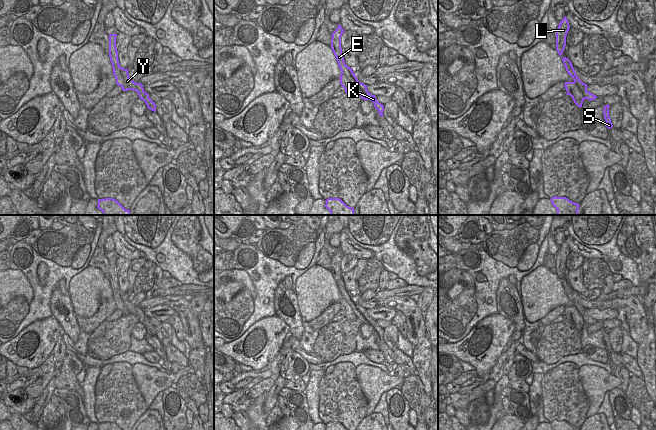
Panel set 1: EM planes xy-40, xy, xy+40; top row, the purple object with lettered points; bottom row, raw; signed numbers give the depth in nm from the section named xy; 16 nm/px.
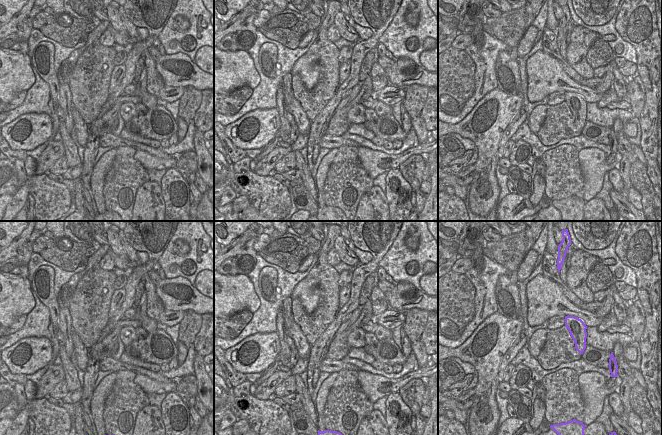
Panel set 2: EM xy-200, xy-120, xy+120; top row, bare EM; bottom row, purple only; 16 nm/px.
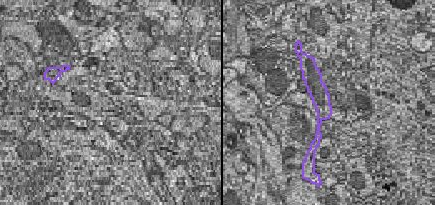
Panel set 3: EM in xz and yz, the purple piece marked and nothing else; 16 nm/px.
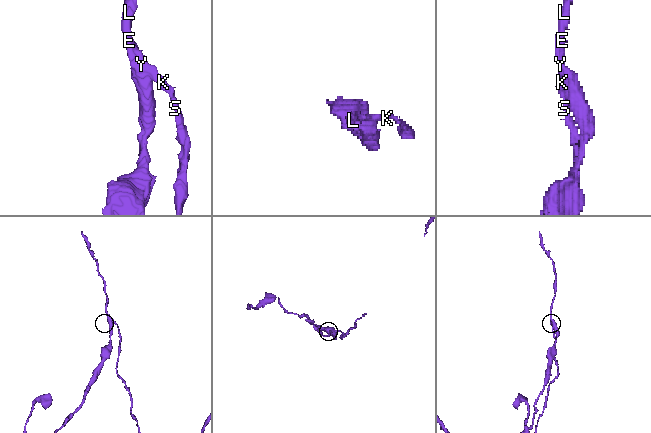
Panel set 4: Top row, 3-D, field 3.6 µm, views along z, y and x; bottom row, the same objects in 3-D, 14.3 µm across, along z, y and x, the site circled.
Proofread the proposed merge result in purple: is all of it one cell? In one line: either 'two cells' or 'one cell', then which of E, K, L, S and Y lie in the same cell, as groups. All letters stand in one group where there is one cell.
two cells; groups E L Y / K S

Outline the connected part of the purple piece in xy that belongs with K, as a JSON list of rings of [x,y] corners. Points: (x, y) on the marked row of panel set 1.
[[[361,83],[359,85],[359,87],[357,88],[357,93],[360,95],[360,97],[364,100],[370,100],[373,102],[374,107],[378,110],[378,113],[380,116],[384,116],[383,115],[383,111],[384,111],[384,105],[382,105],[381,103],[379,103],[376,99],[376,96],[372,95],[371,93],[368,92],[367,90],[367,85]]]

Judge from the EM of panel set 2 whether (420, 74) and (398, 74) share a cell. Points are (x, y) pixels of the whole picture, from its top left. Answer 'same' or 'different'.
same

